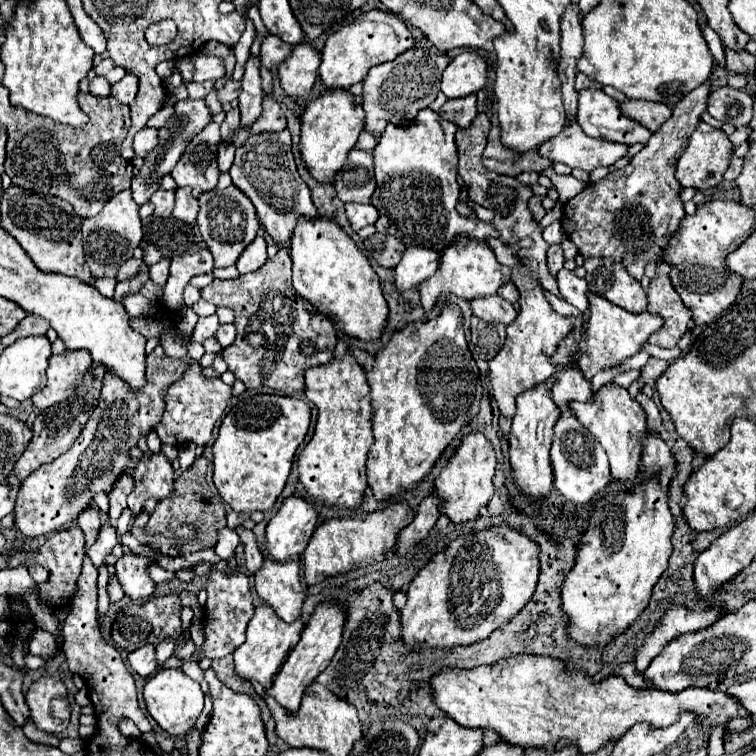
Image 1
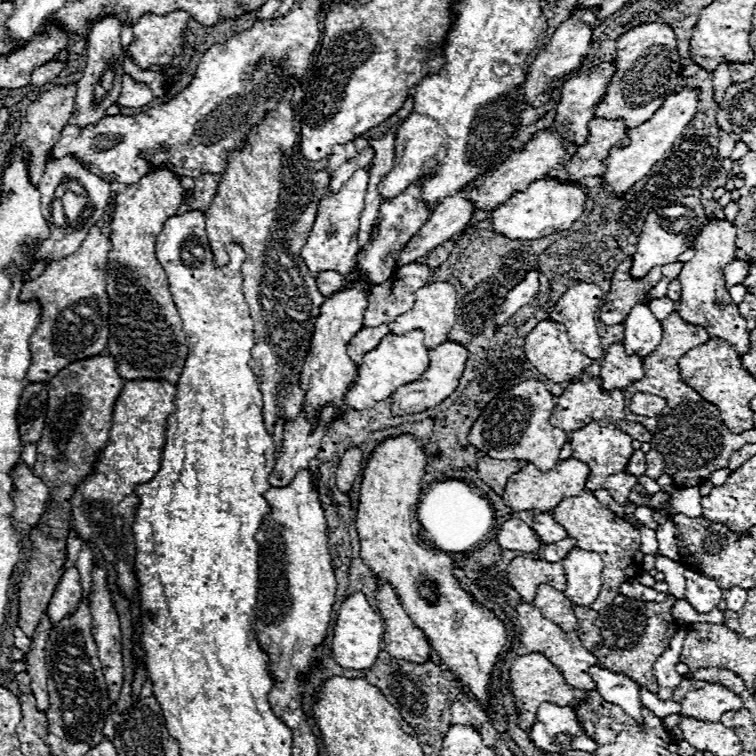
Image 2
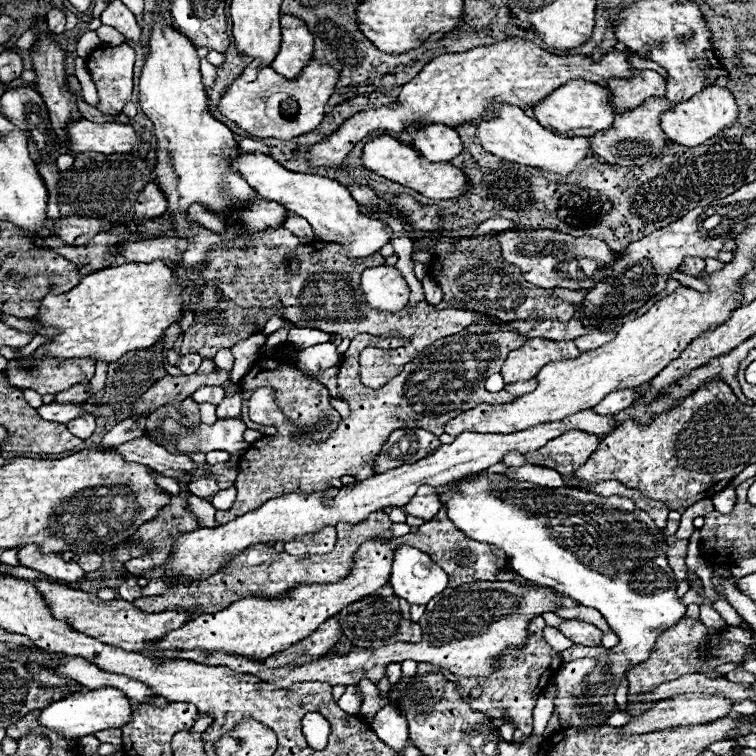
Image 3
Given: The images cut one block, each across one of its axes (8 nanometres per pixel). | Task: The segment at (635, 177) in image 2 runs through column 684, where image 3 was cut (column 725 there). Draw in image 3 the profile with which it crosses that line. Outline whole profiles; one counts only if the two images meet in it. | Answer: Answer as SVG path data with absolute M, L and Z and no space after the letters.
M712 84L712 86L706 86L704 90L696 92L686 102L680 102L680 104L672 106L668 112L664 112L660 116L660 126L670 140L692 148L692 146L700 146L708 138L716 136L720 130L730 128L736 122L736 118L738 118L738 106L736 106L734 96L726 88Z

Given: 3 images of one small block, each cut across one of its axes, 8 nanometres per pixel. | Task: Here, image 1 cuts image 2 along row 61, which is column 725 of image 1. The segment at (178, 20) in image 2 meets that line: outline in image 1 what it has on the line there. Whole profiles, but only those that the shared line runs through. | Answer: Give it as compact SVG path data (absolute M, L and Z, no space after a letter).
M700 122L696 126L696 130L692 132L692 136L688 138L686 152L680 156L680 160L676 164L676 178L680 180L680 184L690 186L694 190L714 188L724 180L724 172L730 166L732 154L734 154L734 146L732 146L730 138L724 134L724 130L716 130L716 128L708 126L706 122Z

